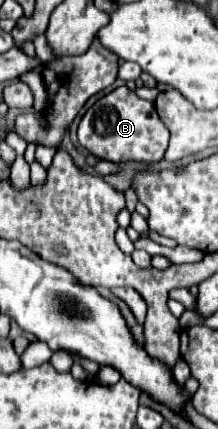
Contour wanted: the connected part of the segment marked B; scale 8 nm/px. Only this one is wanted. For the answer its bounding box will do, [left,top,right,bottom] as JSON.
[78,85,170,161]

